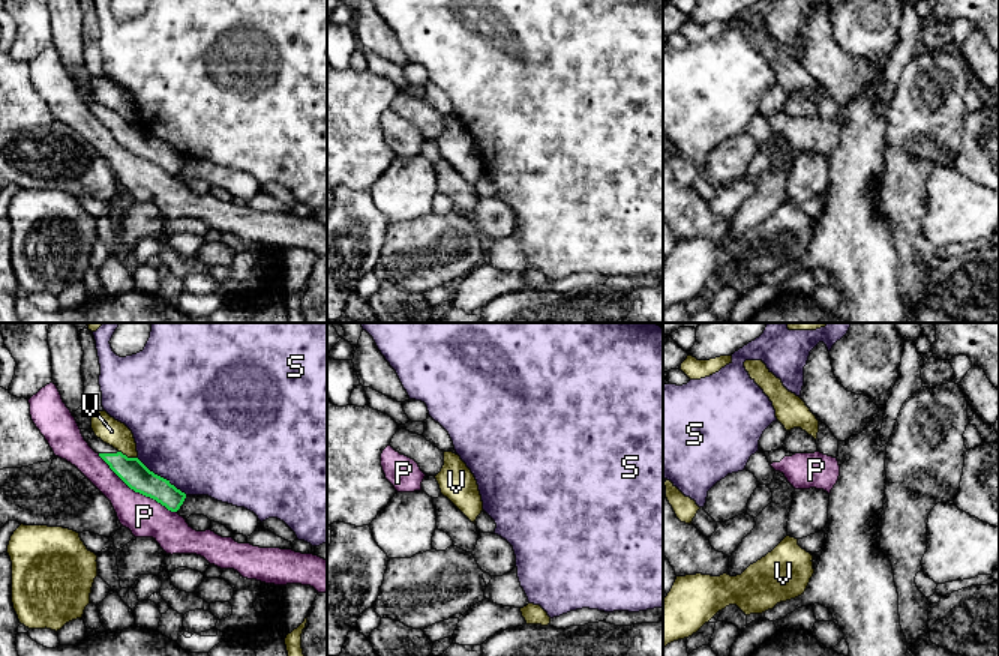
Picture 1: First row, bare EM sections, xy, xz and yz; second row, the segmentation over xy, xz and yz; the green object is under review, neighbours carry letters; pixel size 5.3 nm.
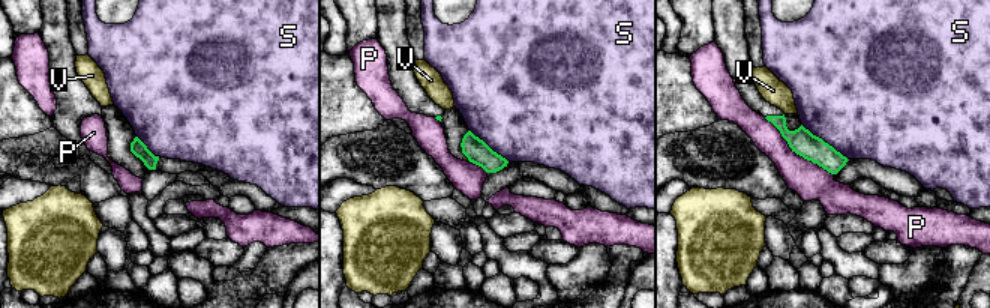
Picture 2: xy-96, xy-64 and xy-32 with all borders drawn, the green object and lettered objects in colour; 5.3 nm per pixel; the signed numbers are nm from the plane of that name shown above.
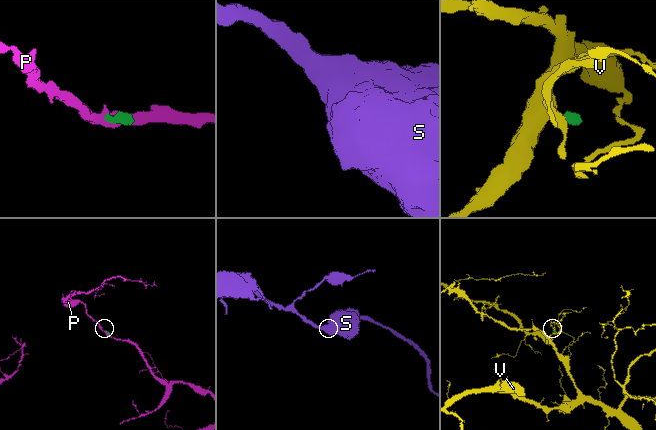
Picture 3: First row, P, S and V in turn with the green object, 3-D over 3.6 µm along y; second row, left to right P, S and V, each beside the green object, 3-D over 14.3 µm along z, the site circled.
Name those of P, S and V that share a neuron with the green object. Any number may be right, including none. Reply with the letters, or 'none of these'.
none of these

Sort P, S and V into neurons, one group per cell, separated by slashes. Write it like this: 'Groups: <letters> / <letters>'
Groups: P / S / V

